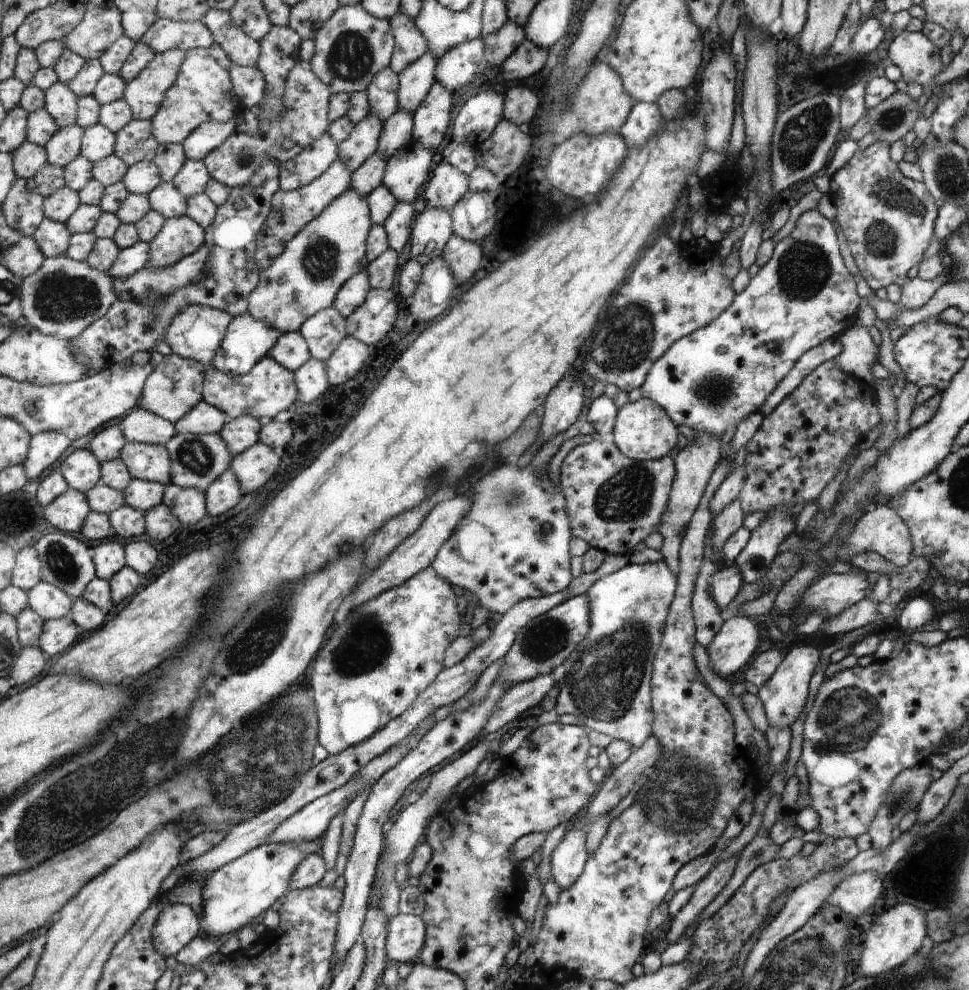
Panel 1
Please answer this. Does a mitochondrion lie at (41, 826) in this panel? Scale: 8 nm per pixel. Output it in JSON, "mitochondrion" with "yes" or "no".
{"mitochondrion":"yes"}

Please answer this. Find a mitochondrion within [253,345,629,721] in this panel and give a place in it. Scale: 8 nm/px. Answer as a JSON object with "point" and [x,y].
{"point":[365,647]}

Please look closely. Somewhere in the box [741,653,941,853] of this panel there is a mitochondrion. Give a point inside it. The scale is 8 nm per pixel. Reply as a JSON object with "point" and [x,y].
{"point":[846,722]}

